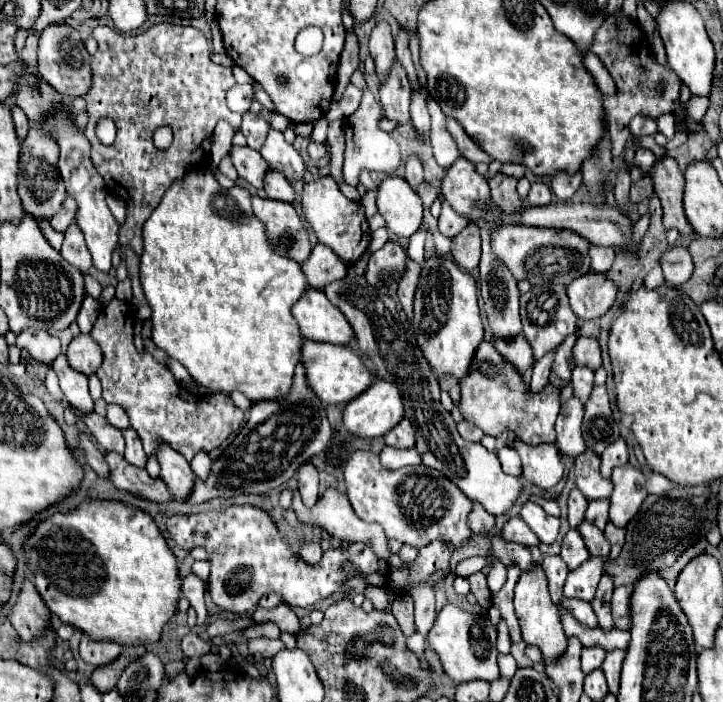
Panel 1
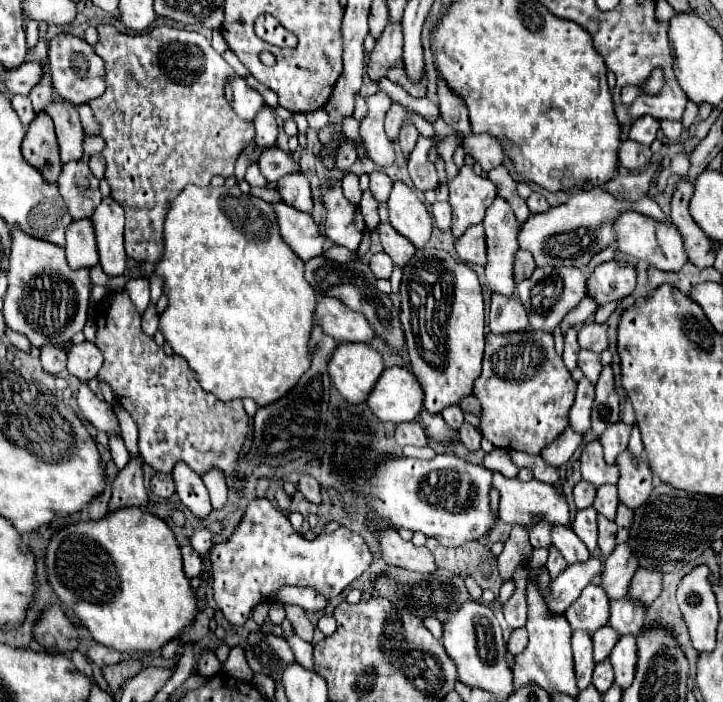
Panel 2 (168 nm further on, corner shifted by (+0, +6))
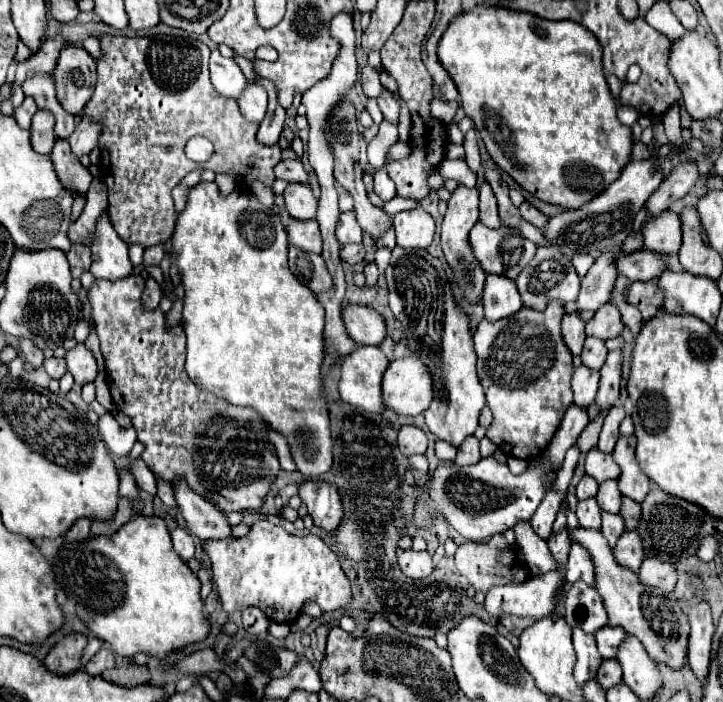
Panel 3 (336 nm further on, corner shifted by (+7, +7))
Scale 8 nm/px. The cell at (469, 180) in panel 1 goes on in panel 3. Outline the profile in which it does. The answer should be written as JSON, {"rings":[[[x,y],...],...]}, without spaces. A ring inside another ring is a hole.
{"rings":[[[459,186],[449,200],[449,208],[447,208],[447,214],[445,214],[445,220],[443,220],[443,226],[441,226],[441,248],[443,248],[445,260],[449,262],[449,266],[453,270],[455,284],[463,290],[465,300],[469,304],[477,304],[481,300],[485,278],[487,278],[485,270],[481,268],[481,264],[477,264],[477,258],[473,256],[473,250],[469,248],[469,232],[479,220],[477,206],[479,206],[479,190]]]}

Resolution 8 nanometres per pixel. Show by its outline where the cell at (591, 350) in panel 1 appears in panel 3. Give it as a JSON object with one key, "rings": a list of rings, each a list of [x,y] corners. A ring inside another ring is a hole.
{"rings":[[[613,304],[601,306],[595,316],[587,322],[587,336],[597,336],[601,340],[609,340],[621,334],[625,328],[619,310]]]}

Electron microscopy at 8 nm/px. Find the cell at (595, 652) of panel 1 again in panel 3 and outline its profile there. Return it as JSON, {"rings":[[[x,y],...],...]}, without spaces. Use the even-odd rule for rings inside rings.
{"rings":[[[605,626],[601,630],[595,632],[595,638],[597,638],[597,648],[601,652],[603,658],[613,658],[617,654],[617,648],[621,646],[621,640],[625,640],[627,632],[619,626]]]}

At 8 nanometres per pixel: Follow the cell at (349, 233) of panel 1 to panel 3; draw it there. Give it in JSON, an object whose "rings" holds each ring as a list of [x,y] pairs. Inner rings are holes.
{"rings":[[[343,212],[337,224],[337,240],[345,244],[361,244],[363,230],[355,218],[355,212]]]}

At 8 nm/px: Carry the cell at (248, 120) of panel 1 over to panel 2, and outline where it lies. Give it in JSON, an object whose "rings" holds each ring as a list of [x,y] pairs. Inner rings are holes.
{"rings":[[[234,75],[232,81],[228,83],[226,99],[230,101],[234,113],[248,123],[254,123],[256,113],[260,113],[260,109],[264,107],[264,99],[260,97],[260,93],[250,89],[244,77],[238,77],[238,75]]]}

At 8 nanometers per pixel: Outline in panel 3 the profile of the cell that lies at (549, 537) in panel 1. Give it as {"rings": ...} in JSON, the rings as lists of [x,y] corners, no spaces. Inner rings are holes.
{"rings":[[[577,542],[571,544],[569,560],[567,560],[567,566],[565,566],[565,580],[567,580],[567,584],[575,584],[575,582],[583,580],[585,584],[595,586],[593,560],[589,558],[587,550]]]}

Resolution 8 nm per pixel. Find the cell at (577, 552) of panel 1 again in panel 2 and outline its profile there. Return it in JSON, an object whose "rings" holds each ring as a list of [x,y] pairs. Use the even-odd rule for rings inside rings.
{"rings":[[[588,507],[588,509],[576,513],[576,517],[572,521],[572,531],[580,537],[580,541],[584,541],[584,545],[588,547],[590,553],[596,549],[598,531],[596,531],[596,511],[594,511],[594,507]]]}

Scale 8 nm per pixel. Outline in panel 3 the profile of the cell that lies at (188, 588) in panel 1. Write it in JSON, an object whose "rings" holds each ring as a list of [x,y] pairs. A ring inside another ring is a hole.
{"rings":[[[175,528],[171,532],[171,538],[173,538],[173,548],[175,552],[183,558],[183,560],[191,560],[193,554],[195,554],[195,540],[193,536],[185,530],[185,528]]]}

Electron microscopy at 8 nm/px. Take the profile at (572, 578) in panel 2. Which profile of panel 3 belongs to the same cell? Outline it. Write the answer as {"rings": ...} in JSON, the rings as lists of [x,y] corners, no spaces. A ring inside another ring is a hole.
{"rings":[[[561,572],[533,576],[521,584],[493,586],[485,598],[485,610],[495,620],[499,620],[505,614],[543,618],[551,614],[561,588],[563,588]]]}

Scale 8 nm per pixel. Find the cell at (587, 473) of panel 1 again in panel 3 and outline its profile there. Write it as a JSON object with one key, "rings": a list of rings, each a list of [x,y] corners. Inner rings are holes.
{"rings":[[[593,448],[587,452],[585,458],[585,472],[589,476],[593,476],[599,484],[605,480],[615,480],[621,474],[621,468],[617,468],[617,464],[613,462],[611,454],[601,452],[599,448]]]}

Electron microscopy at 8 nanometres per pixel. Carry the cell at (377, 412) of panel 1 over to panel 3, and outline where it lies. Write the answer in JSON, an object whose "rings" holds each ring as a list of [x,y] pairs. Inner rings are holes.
{"rings":[[[415,356],[393,360],[383,376],[383,398],[385,406],[397,414],[417,416],[425,412],[433,400],[433,378],[429,376],[429,368],[425,368],[425,364],[421,364]]]}

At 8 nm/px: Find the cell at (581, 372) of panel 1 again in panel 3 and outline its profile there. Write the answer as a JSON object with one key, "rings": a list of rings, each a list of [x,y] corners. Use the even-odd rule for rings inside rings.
{"rings":[[[589,336],[585,340],[585,346],[583,346],[583,352],[581,352],[581,360],[587,368],[593,368],[593,370],[599,370],[605,362],[605,356],[607,356],[607,348],[605,348],[605,340],[597,340],[595,336]]]}

